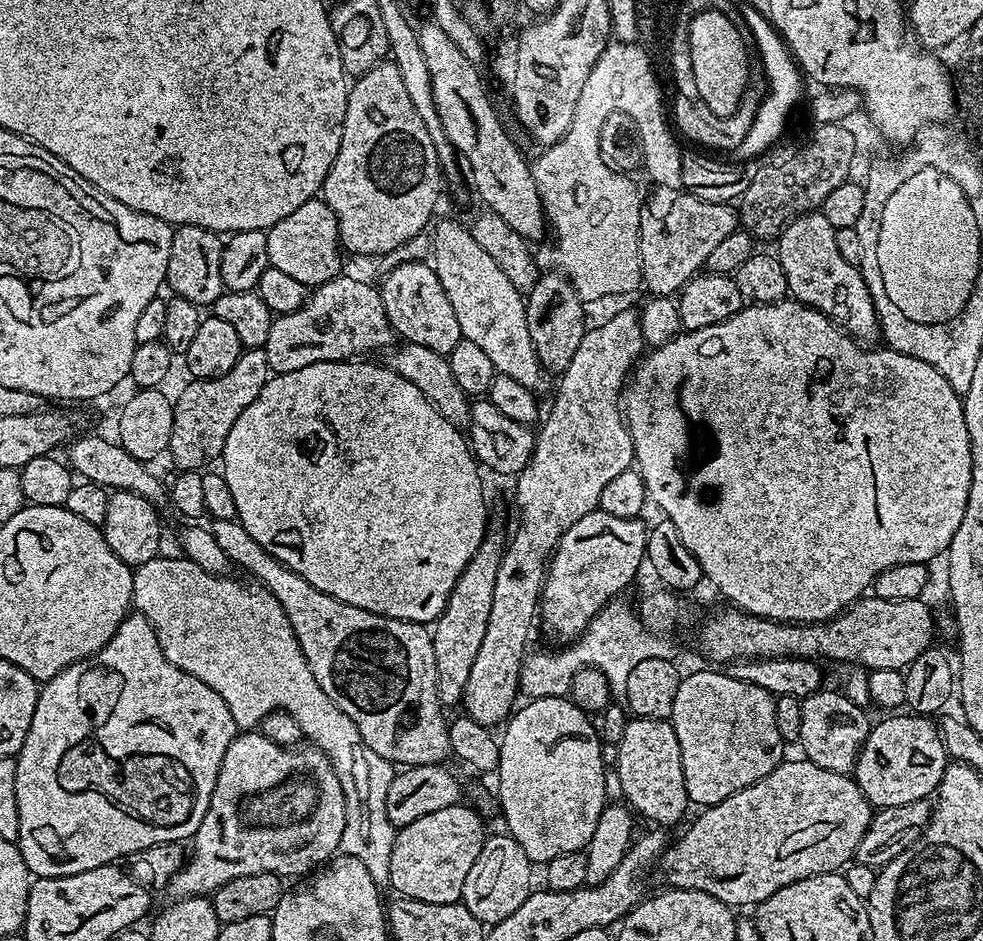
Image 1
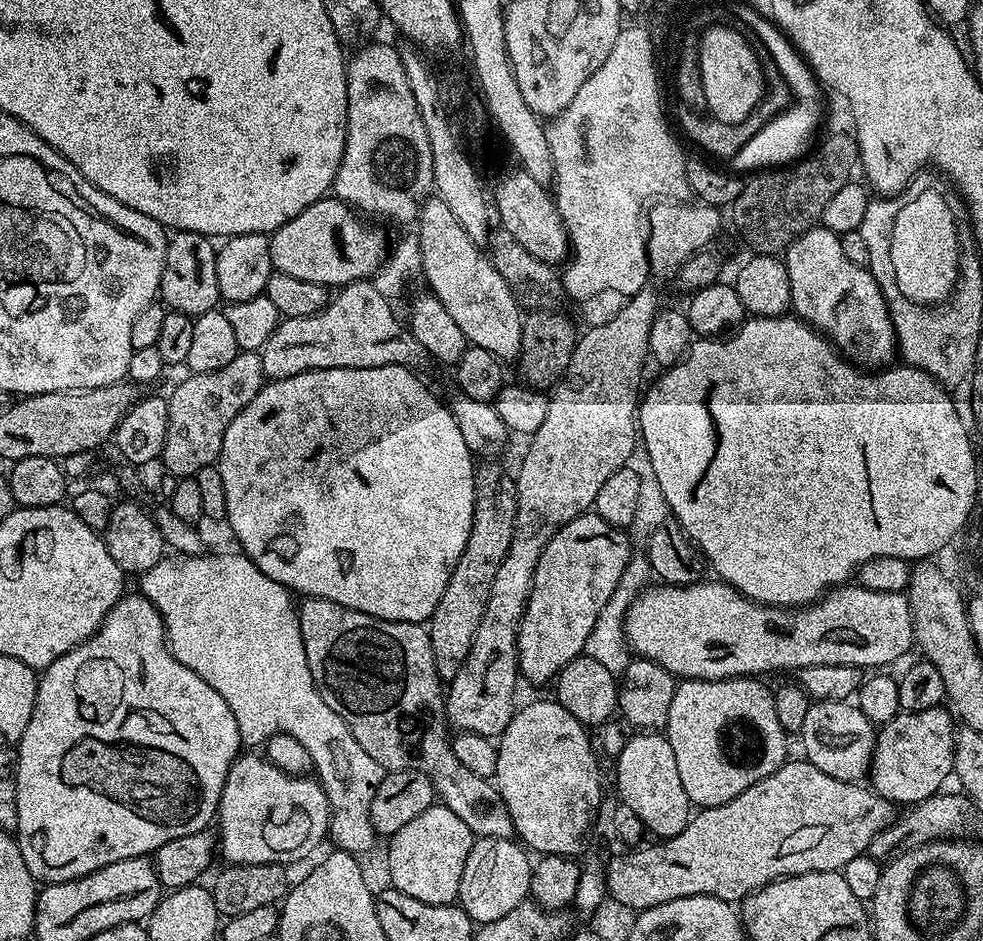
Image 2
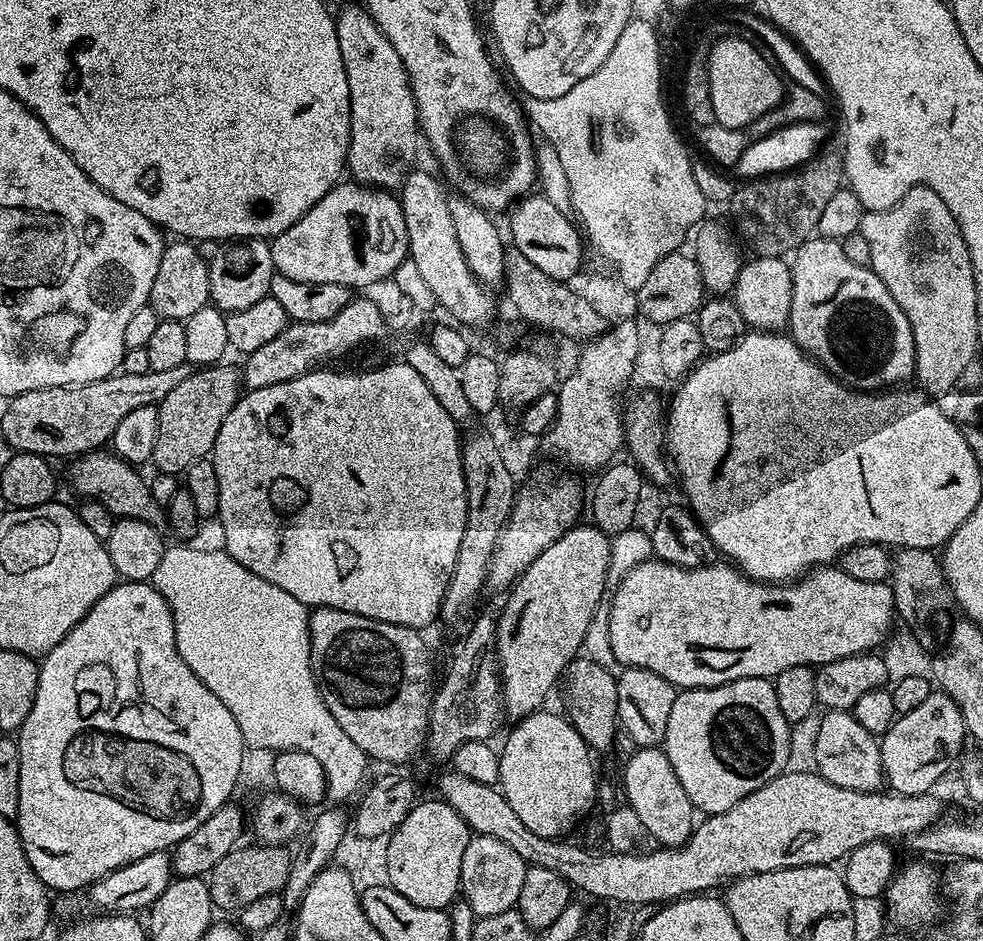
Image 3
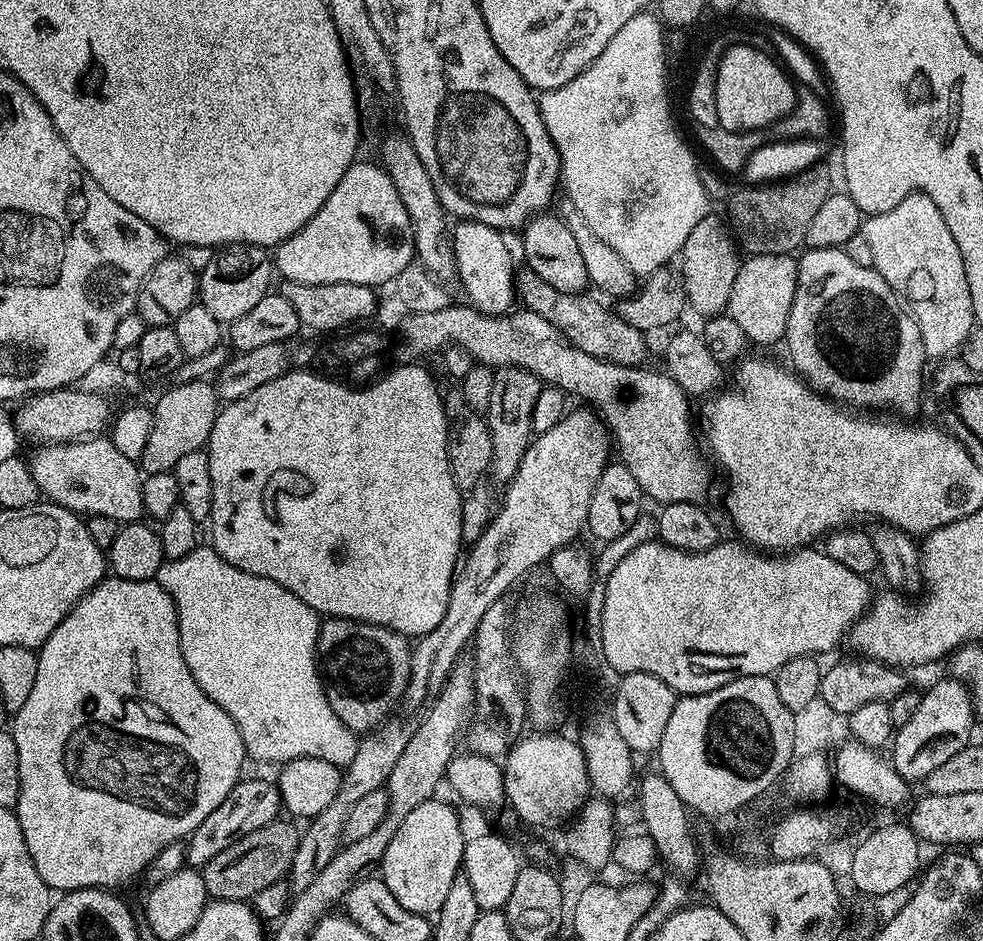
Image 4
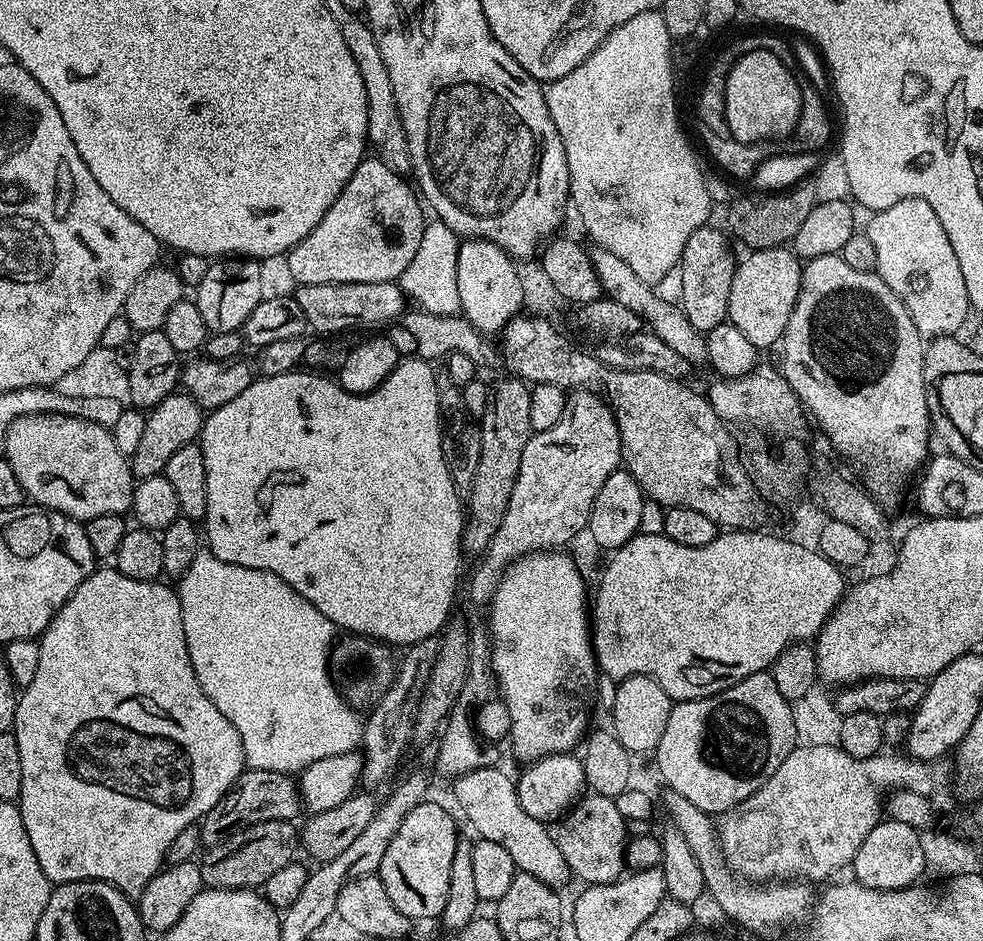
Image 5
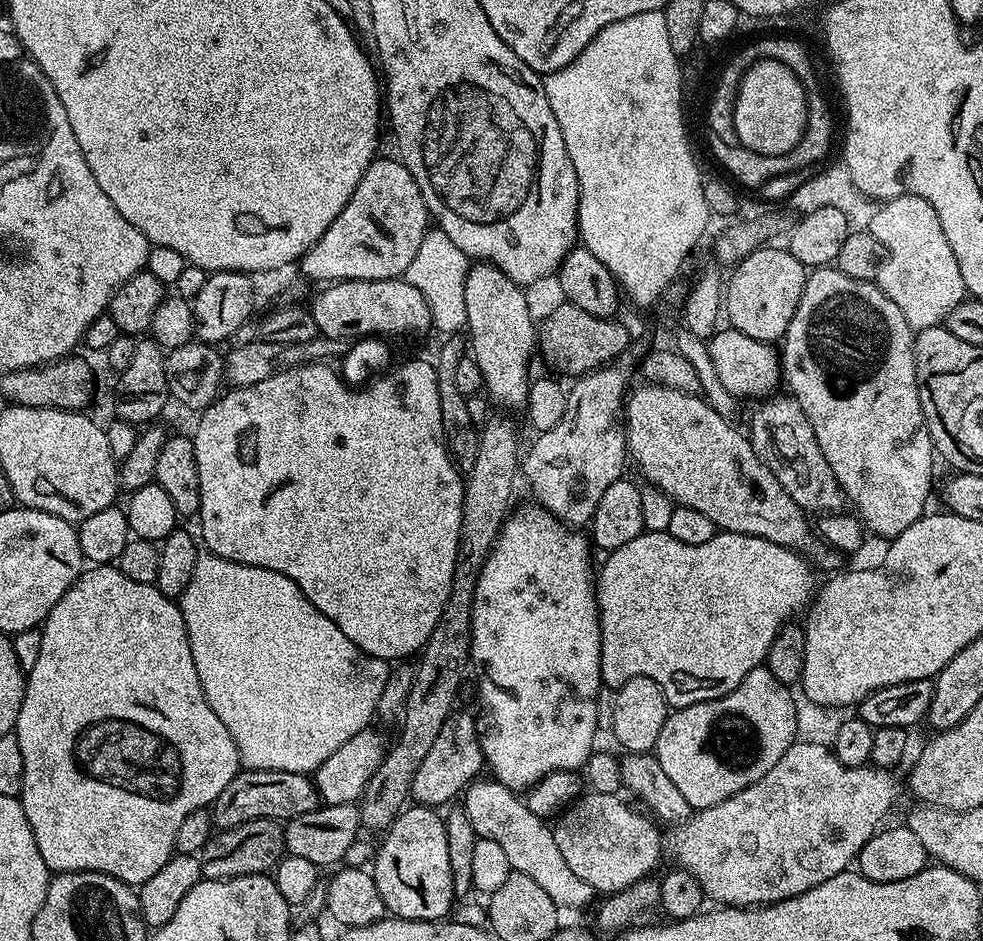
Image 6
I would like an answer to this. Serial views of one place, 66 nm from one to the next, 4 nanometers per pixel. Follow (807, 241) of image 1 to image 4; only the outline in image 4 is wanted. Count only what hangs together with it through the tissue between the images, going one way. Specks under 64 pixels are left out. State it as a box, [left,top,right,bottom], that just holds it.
[783,248,926,418]

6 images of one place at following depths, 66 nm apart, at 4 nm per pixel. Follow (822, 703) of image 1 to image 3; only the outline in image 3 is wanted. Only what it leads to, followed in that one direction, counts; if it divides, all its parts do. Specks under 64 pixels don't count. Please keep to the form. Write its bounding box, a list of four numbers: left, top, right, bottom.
[812,711,885,792]

